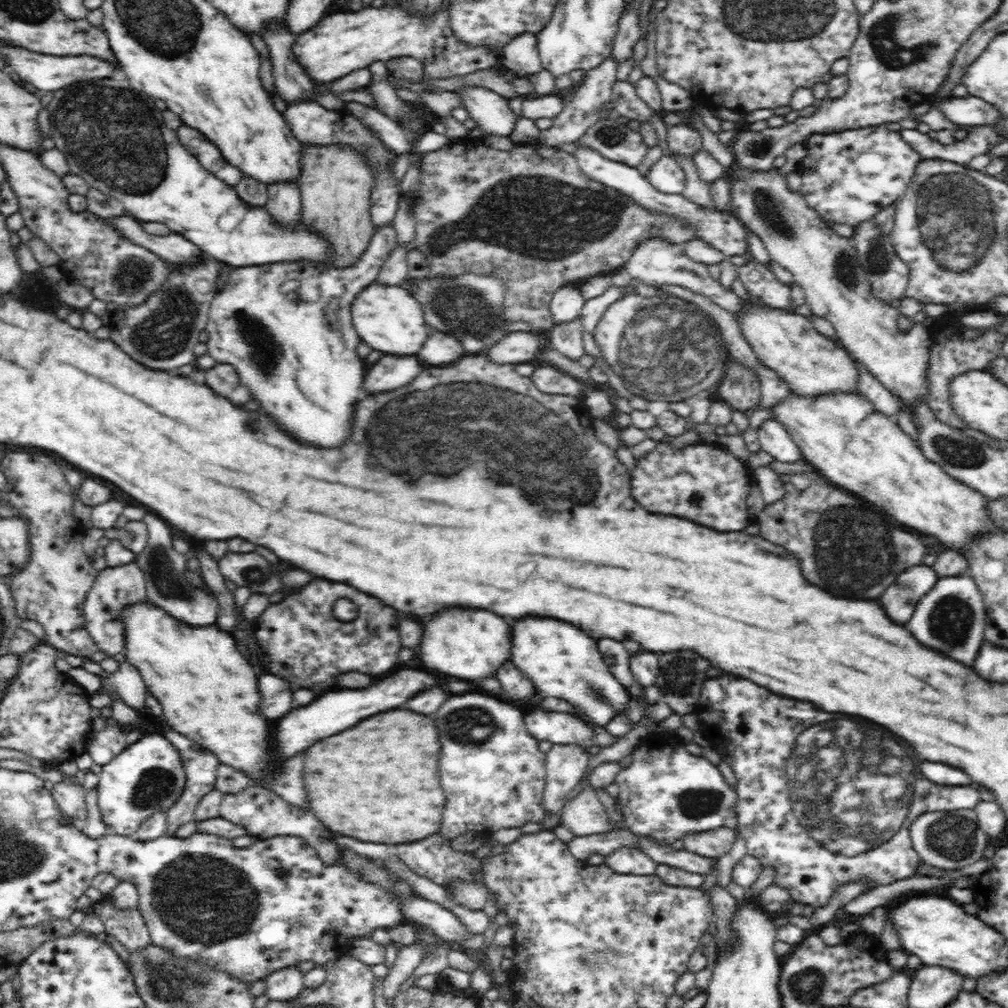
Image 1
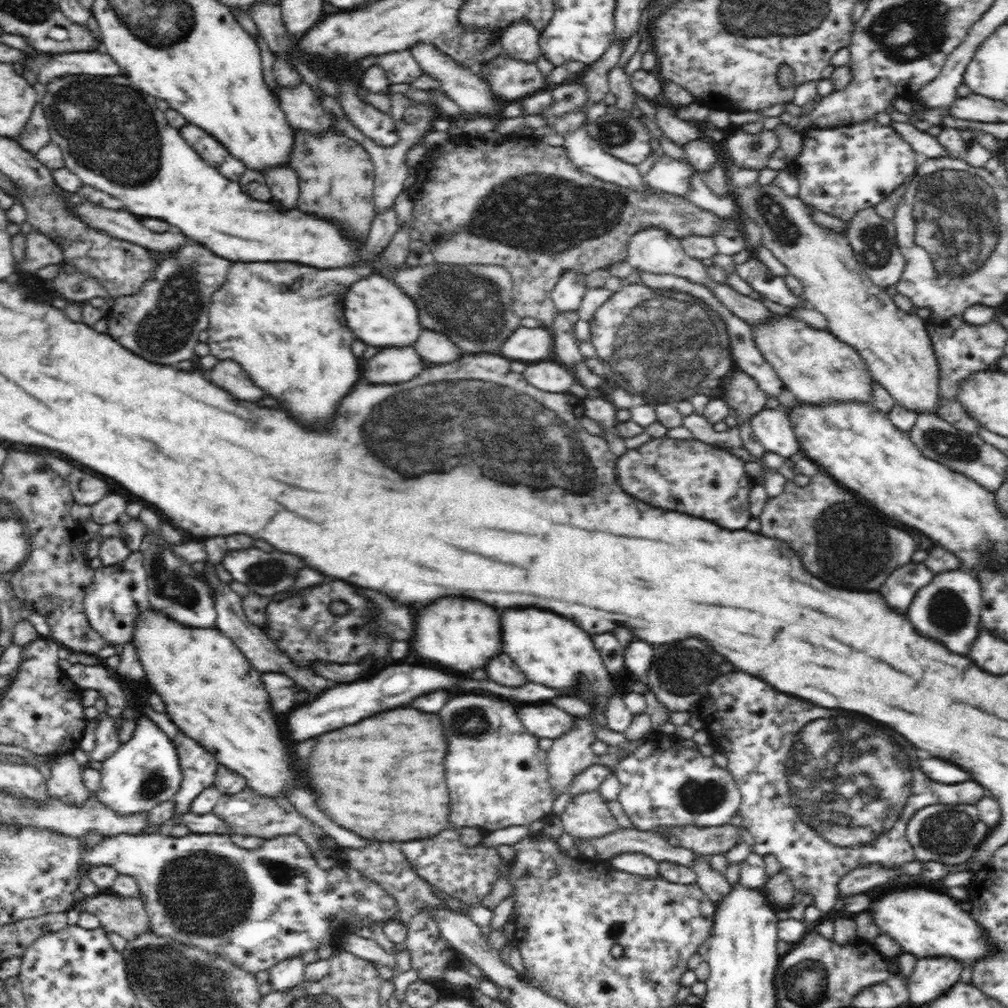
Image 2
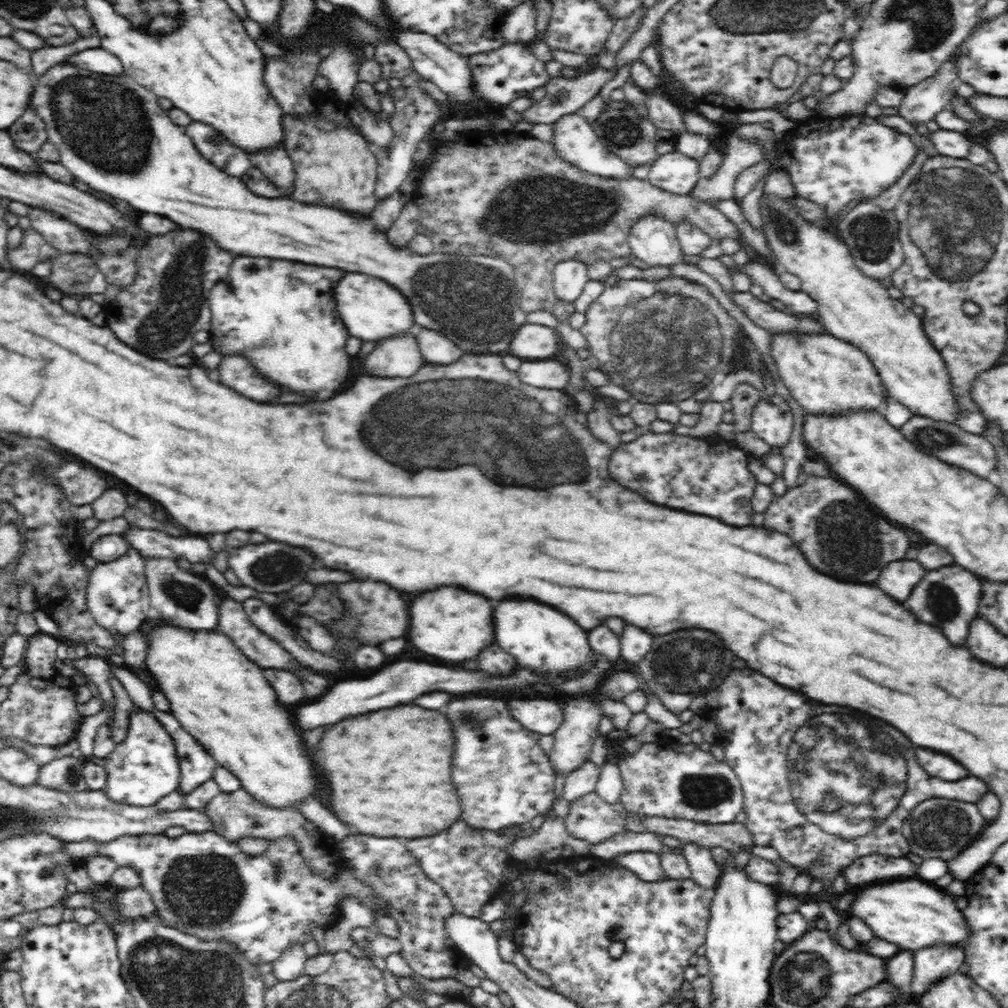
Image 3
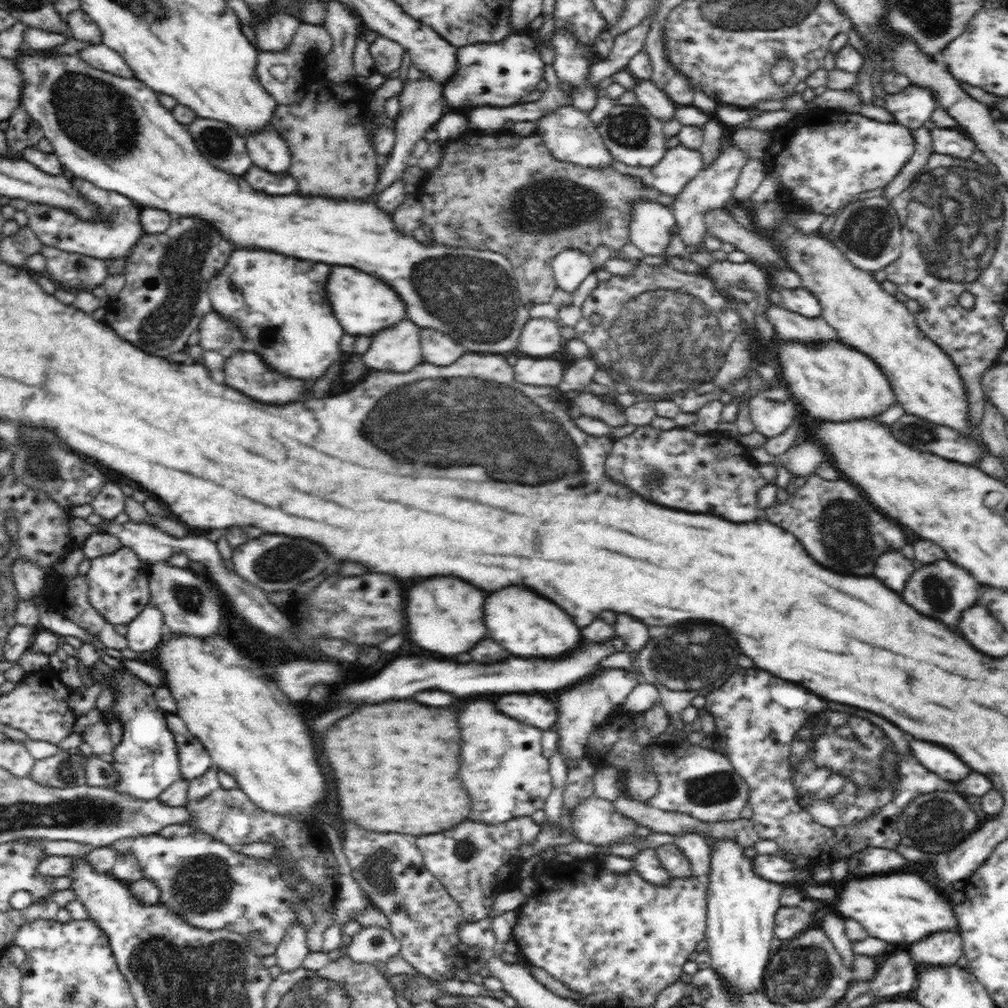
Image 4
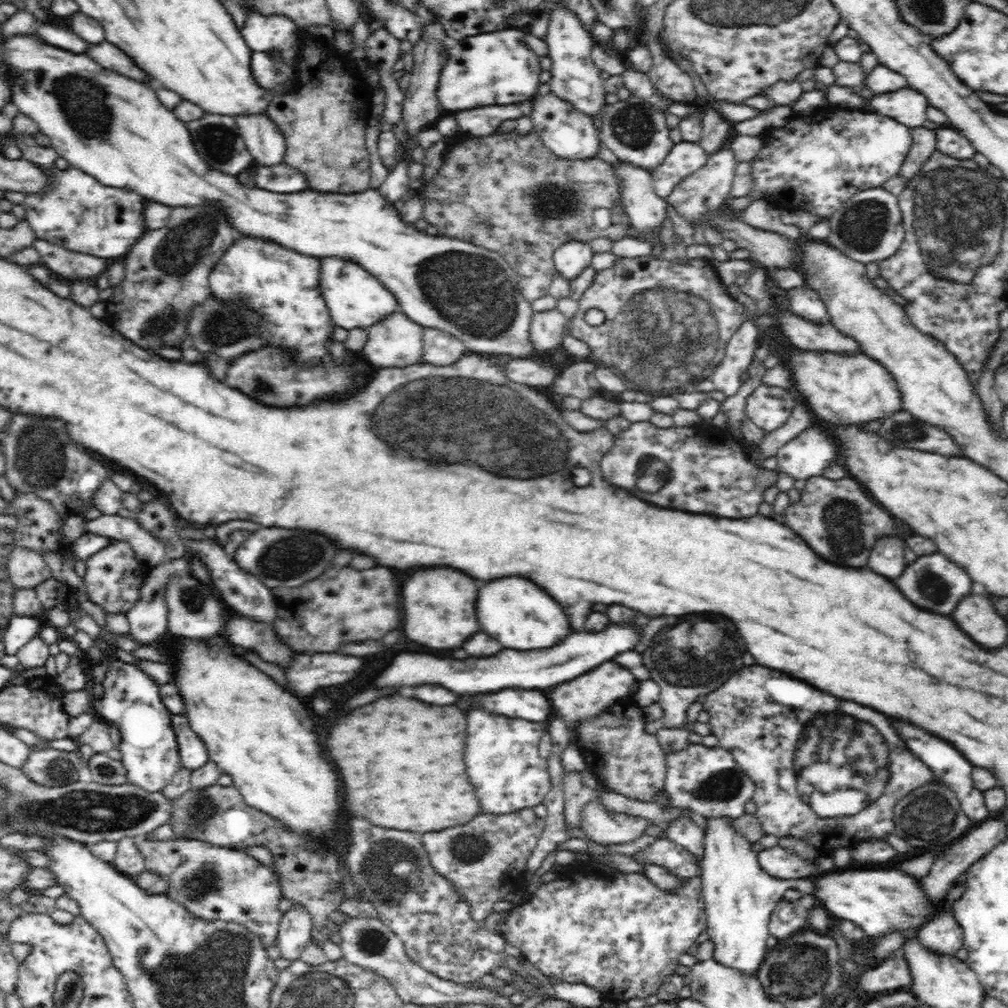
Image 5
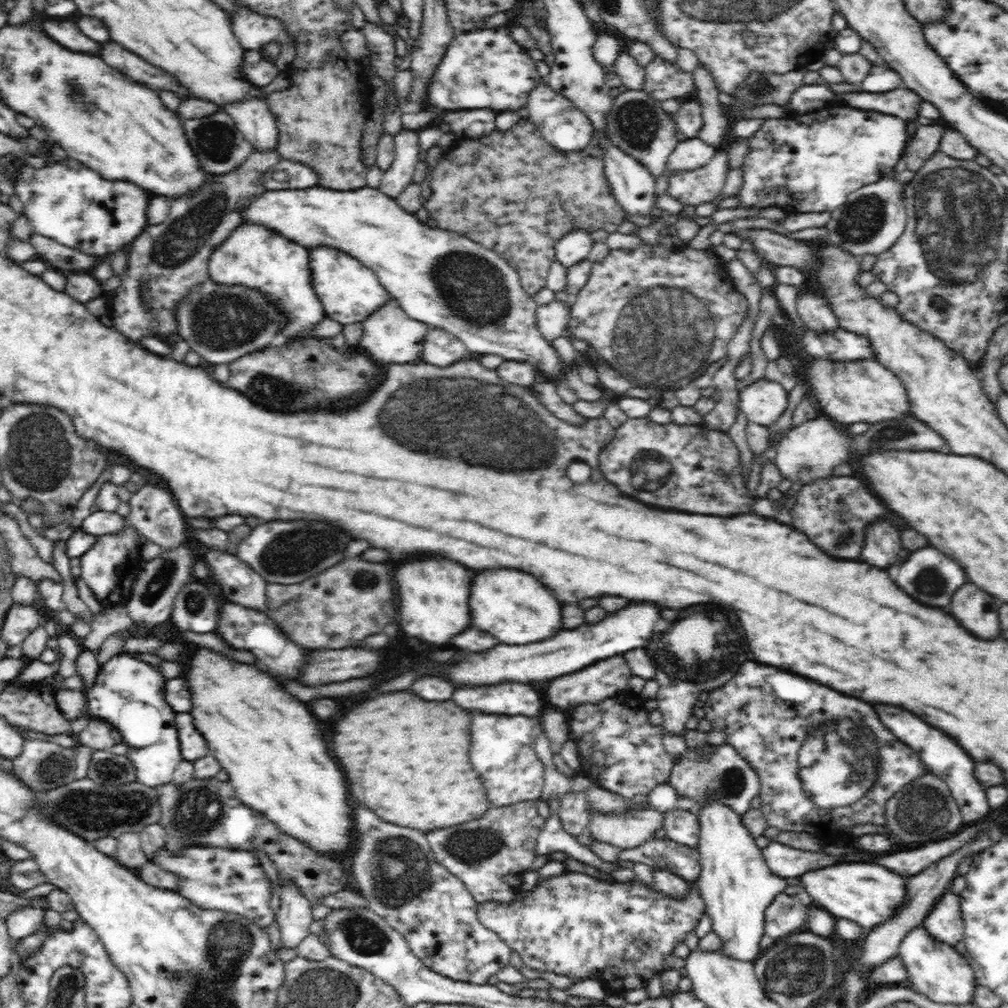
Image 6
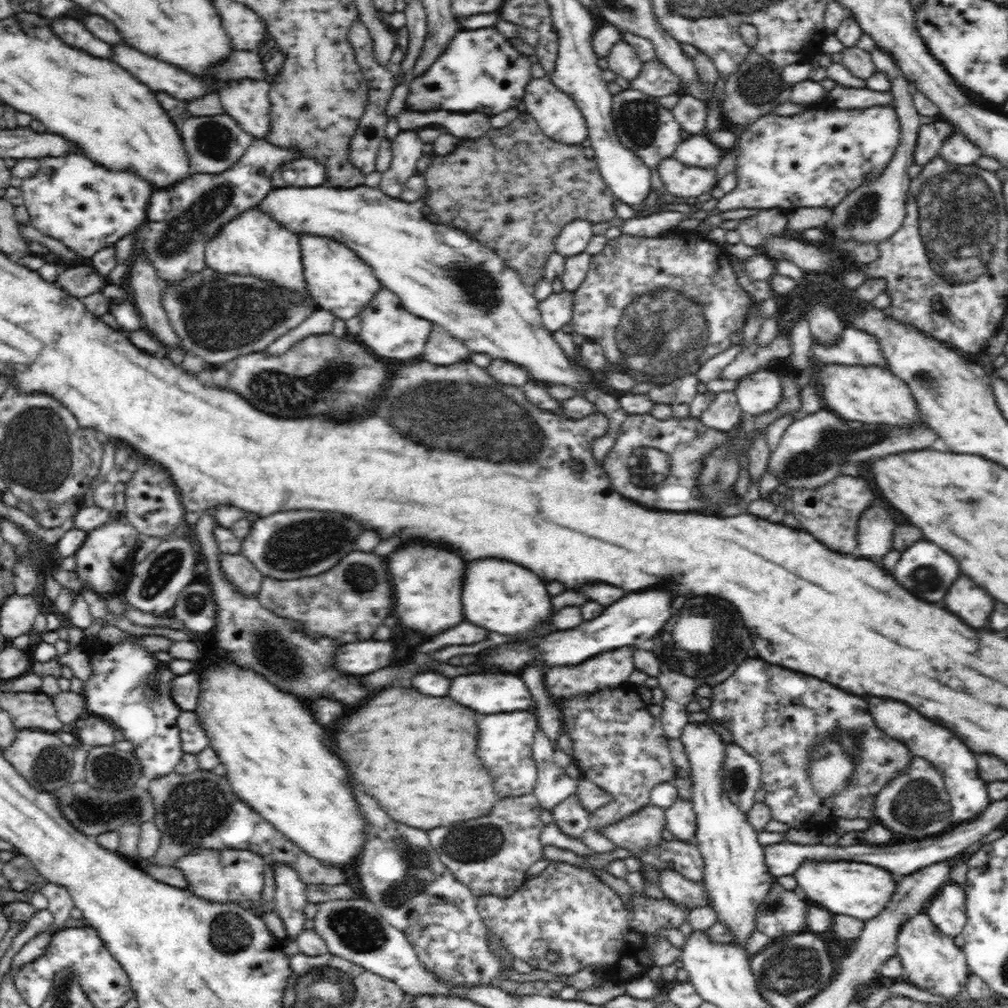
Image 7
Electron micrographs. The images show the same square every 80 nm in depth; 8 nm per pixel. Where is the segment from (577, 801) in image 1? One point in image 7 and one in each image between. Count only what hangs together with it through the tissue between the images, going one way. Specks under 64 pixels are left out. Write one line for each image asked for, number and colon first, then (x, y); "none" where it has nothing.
2: (586, 816)
3: (590, 818)
4: (594, 821)
5: (606, 828)
6: (630, 830)
7: (642, 831)

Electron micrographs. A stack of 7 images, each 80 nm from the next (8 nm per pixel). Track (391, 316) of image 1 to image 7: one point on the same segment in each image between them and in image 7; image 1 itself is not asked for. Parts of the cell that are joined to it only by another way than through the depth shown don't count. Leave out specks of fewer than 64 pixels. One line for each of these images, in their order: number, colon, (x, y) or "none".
2: (378, 312)
3: (371, 309)
4: (363, 304)
5: (355, 297)
6: (349, 292)
7: (337, 279)

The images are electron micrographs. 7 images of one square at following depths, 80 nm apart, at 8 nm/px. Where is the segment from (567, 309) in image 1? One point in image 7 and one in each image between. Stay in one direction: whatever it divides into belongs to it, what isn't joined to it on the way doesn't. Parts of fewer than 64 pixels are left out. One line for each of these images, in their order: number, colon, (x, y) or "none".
2: (567, 293)
3: (569, 278)
4: (571, 266)
5: (569, 259)
6: (573, 247)
7: (574, 237)

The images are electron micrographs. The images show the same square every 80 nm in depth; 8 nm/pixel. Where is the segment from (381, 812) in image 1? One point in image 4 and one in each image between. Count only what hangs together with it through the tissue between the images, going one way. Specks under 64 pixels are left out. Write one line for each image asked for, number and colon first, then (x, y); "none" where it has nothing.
2: (383, 778)
3: (386, 770)
4: (395, 764)

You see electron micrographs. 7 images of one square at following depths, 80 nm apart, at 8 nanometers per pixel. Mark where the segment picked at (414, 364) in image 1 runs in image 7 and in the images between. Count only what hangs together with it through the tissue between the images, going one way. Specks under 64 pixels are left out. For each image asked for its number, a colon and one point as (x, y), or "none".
2: (394, 364)
3: (399, 355)
4: (397, 348)
5: (395, 341)
6: (390, 336)
7: (387, 329)

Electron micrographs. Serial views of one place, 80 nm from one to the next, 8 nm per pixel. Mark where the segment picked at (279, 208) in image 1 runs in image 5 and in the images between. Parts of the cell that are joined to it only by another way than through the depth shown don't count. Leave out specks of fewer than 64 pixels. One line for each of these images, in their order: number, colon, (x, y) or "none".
2: (282, 180)
3: (274, 162)
4: (268, 150)
5: (264, 141)

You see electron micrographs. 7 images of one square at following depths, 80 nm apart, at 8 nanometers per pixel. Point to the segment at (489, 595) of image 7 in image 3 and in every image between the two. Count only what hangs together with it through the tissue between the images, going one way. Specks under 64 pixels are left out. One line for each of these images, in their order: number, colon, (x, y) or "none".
3: (537, 635)
4: (526, 625)
5: (518, 614)
6: (511, 605)

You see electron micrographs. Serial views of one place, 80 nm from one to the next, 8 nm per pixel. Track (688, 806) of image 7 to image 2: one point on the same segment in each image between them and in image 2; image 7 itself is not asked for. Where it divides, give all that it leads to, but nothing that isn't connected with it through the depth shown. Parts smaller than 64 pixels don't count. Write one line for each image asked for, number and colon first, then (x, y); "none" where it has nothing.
2: (712, 883)
3: (704, 870)
4: (693, 846)
5: (683, 831)
6: (682, 826)

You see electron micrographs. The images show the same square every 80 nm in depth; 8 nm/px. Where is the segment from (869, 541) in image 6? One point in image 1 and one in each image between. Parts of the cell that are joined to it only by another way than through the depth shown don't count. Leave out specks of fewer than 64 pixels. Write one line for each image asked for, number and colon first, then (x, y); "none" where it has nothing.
1: (900, 598)
2: (901, 587)
3: (897, 578)
4: (893, 568)
5: (888, 557)

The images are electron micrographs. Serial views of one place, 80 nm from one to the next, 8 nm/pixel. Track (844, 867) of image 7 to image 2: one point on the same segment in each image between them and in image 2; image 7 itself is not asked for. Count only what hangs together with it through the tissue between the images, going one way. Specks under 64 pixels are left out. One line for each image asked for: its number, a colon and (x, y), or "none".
2: (924, 923)
3: (910, 913)
4: (899, 908)
5: (879, 900)
6: (868, 894)

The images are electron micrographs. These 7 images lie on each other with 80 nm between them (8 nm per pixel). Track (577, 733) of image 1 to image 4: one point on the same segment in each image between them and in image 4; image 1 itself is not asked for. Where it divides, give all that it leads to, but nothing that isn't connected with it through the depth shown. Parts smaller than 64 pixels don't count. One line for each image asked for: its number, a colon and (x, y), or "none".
2: (546, 721)
3: (541, 716)
4: (540, 713)

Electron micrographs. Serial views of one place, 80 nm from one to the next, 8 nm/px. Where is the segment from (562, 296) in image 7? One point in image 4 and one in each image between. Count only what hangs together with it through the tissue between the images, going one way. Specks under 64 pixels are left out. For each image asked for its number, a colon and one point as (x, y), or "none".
4: (542, 337)
5: (546, 330)
6: (552, 320)

